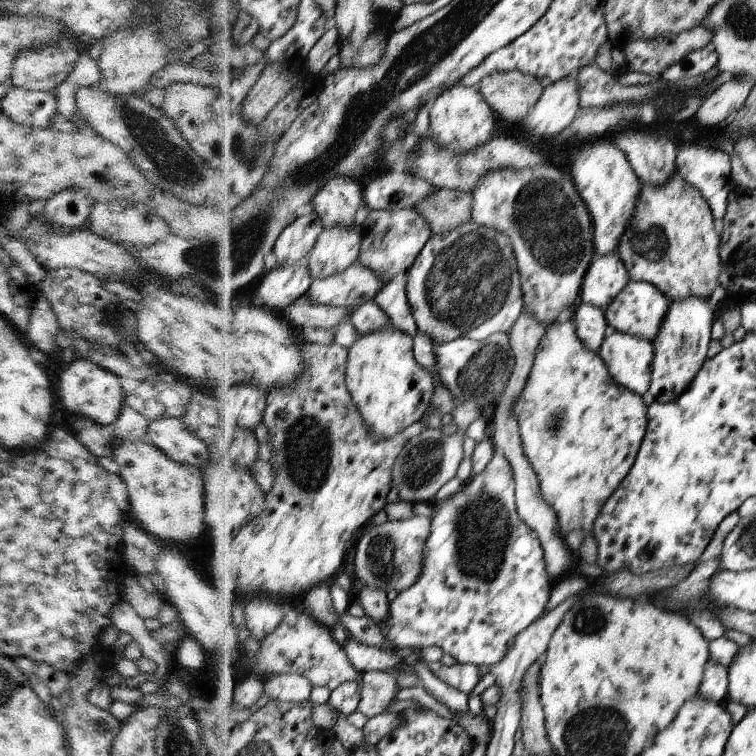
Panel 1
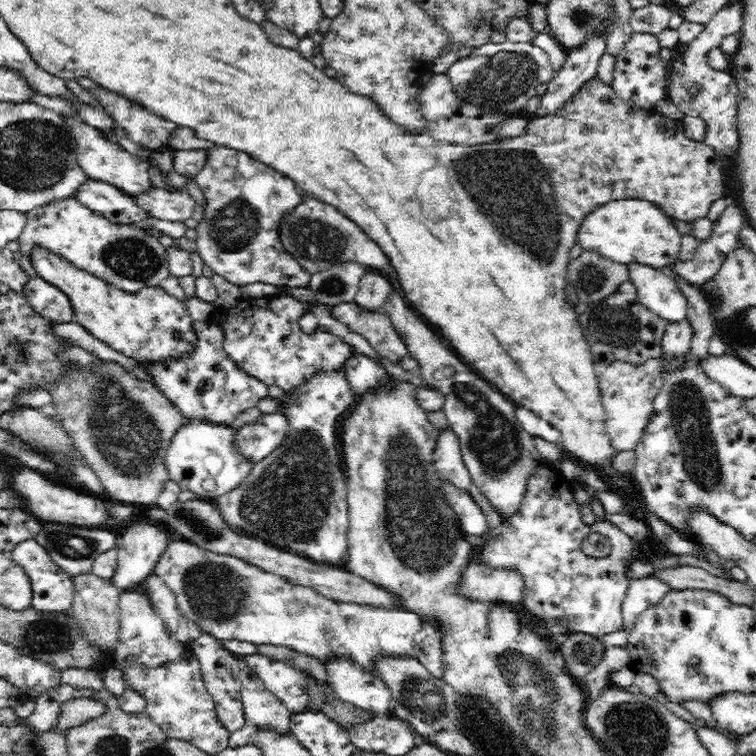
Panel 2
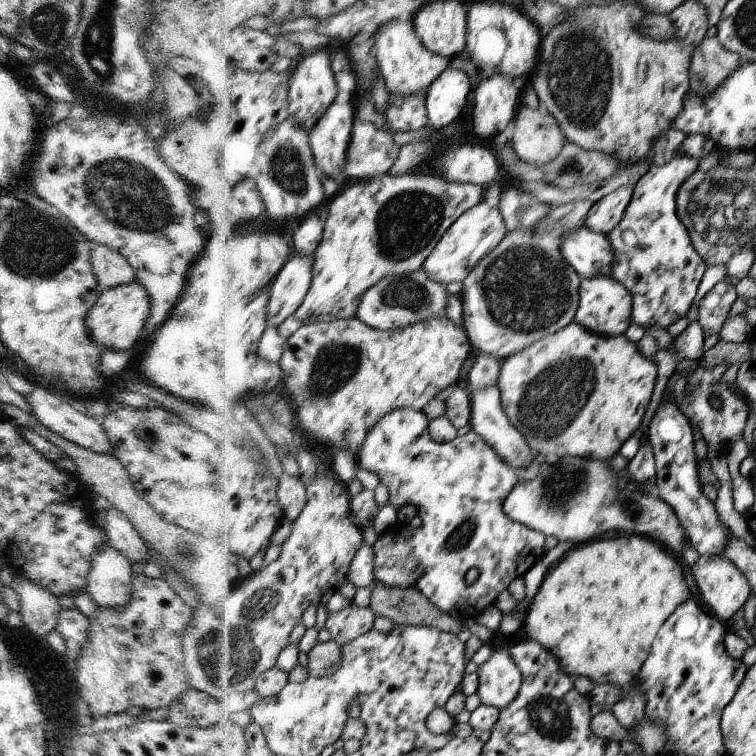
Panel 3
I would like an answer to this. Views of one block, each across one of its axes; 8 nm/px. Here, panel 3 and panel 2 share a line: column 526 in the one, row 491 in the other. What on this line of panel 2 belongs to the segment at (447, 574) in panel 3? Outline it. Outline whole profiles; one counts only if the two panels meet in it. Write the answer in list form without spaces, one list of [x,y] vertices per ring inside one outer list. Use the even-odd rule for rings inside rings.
[[[451,429],[440,430],[432,464],[442,480],[465,490],[482,509],[488,519],[484,535],[492,538],[485,545],[476,547],[474,563],[493,571],[520,573],[524,591],[518,607],[550,624],[566,620],[567,633],[584,633],[600,638],[623,628],[622,604],[628,585],[634,580],[628,579],[626,572],[632,563],[646,563],[655,552],[651,547],[636,542],[615,524],[597,520],[588,526],[583,521],[582,507],[574,500],[570,480],[563,471],[550,469],[544,459],[534,463],[525,478],[525,494],[520,508],[502,521],[500,513],[472,482],[461,459],[458,437]],[[596,531],[613,538],[611,552],[606,557],[588,556],[580,547],[582,540]]]

